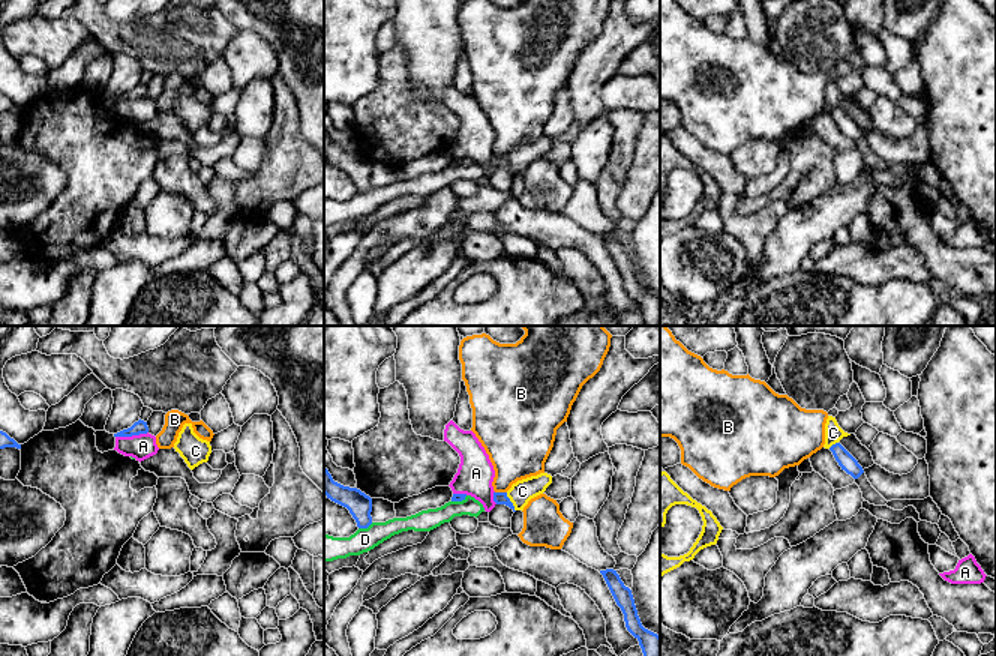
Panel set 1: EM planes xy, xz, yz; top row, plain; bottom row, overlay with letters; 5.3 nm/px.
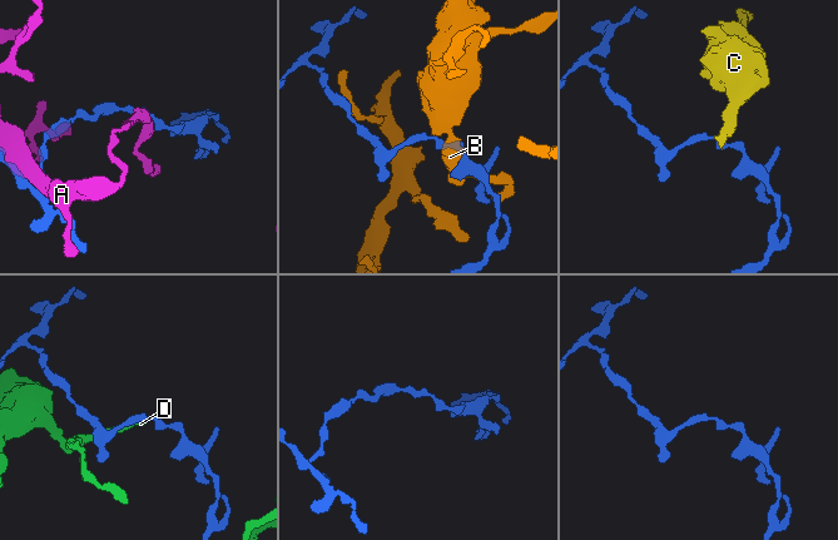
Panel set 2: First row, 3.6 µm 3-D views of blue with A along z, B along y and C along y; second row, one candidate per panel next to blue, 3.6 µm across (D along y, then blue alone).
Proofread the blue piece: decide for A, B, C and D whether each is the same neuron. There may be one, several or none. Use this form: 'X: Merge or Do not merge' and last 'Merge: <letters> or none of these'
A: Do not merge
B: Do not merge
C: Do not merge
D: Do not merge
Merge: none of these

